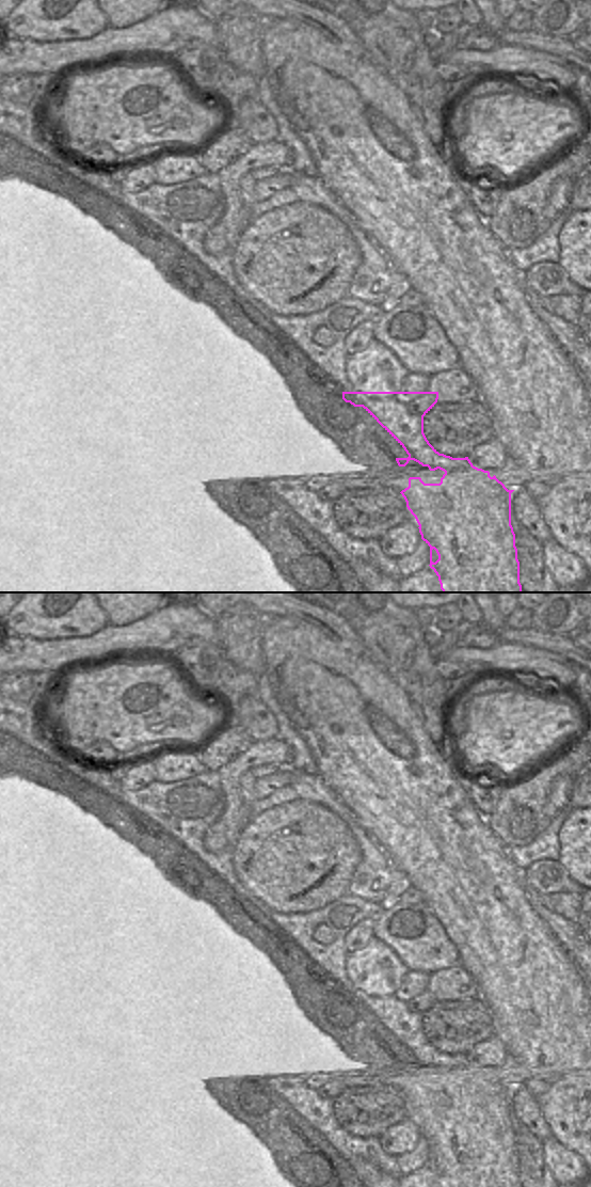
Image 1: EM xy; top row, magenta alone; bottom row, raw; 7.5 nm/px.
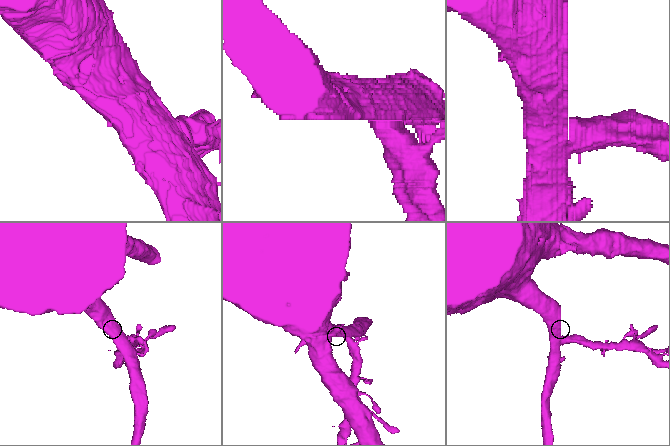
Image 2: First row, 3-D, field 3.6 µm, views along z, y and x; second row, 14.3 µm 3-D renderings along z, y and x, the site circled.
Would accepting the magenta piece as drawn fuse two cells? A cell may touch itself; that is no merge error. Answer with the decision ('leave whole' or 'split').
split

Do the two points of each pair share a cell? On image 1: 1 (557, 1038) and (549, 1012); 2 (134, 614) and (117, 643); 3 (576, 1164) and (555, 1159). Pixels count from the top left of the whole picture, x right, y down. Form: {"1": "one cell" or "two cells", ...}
{"1": "one cell", "2": "one cell", "3": "one cell"}

